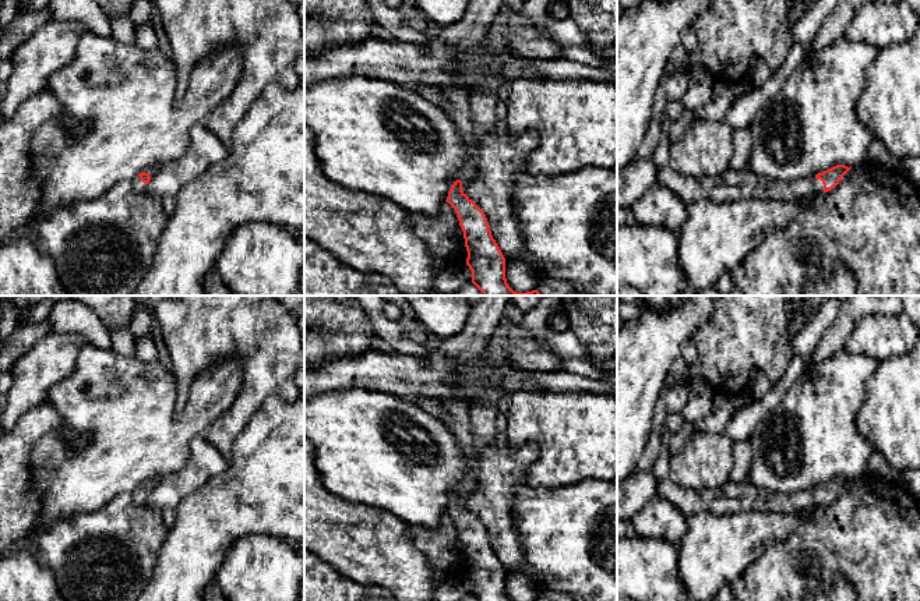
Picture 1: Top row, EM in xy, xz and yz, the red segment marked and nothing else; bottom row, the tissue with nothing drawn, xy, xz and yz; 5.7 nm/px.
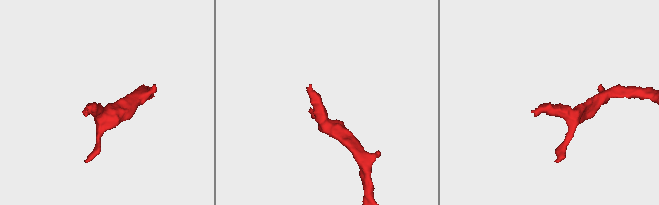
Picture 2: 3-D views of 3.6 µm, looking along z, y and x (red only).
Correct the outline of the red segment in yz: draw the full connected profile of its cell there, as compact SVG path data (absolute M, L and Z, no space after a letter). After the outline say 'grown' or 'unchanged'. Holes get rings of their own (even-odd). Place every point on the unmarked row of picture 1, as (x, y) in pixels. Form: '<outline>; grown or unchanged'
M836 477L811 489L794 494L772 494L757 488L748 478L741 482L729 481L722 489L687 489L666 478L659 481L658 494L670 501L685 516L699 512L716 516L752 510L790 513L831 503L850 481L845 477Z; grown

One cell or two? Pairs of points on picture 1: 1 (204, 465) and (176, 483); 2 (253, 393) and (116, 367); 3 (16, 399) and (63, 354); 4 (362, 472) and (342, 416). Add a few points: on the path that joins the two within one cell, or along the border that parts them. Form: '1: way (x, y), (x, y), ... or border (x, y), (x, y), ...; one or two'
1: way (197, 472), (183, 483); one
2: border (169, 368), (173, 377), (176, 410); two
3: way (27, 391), (52, 366); one
4: way (362, 458), (362, 439), (352, 430); one

